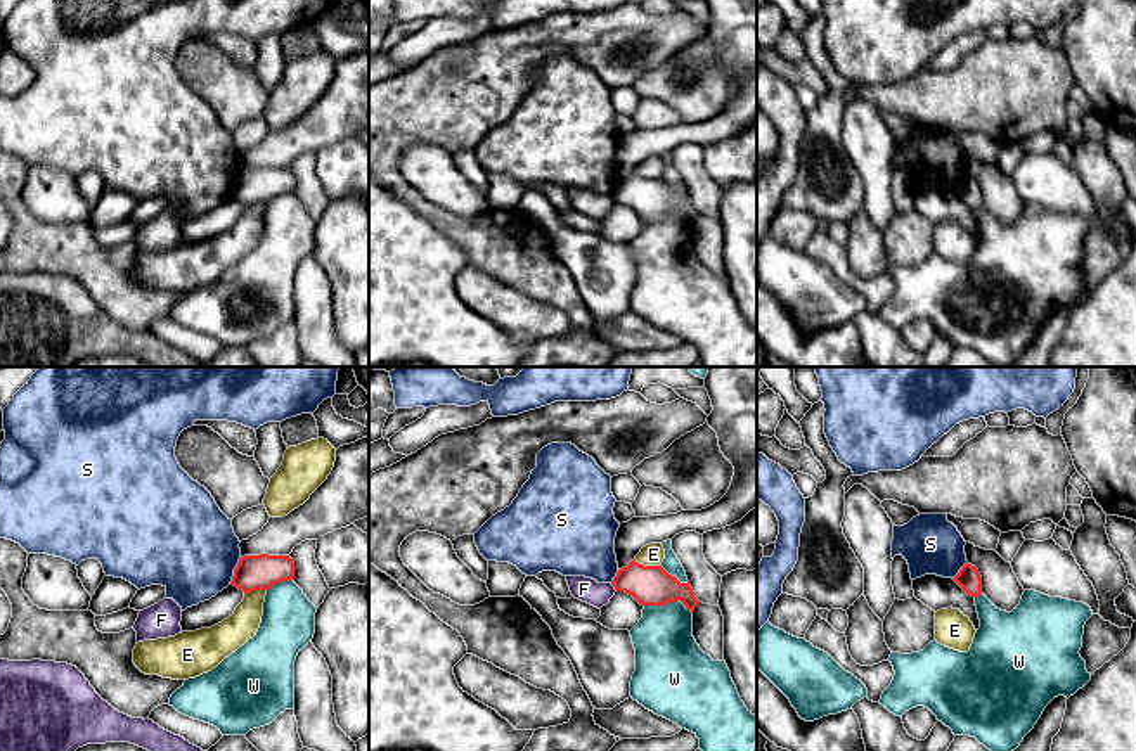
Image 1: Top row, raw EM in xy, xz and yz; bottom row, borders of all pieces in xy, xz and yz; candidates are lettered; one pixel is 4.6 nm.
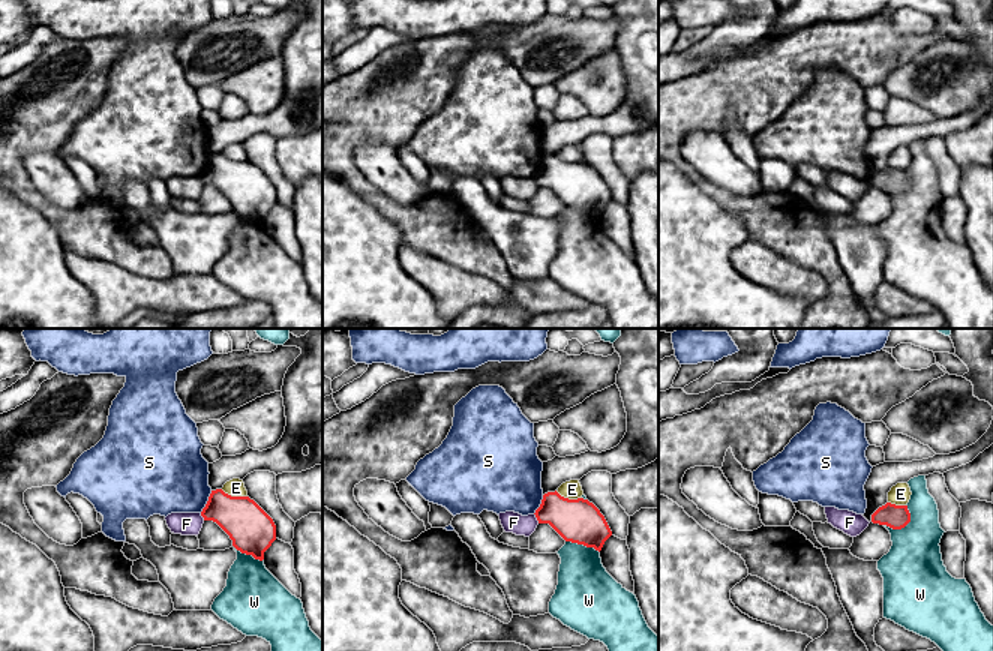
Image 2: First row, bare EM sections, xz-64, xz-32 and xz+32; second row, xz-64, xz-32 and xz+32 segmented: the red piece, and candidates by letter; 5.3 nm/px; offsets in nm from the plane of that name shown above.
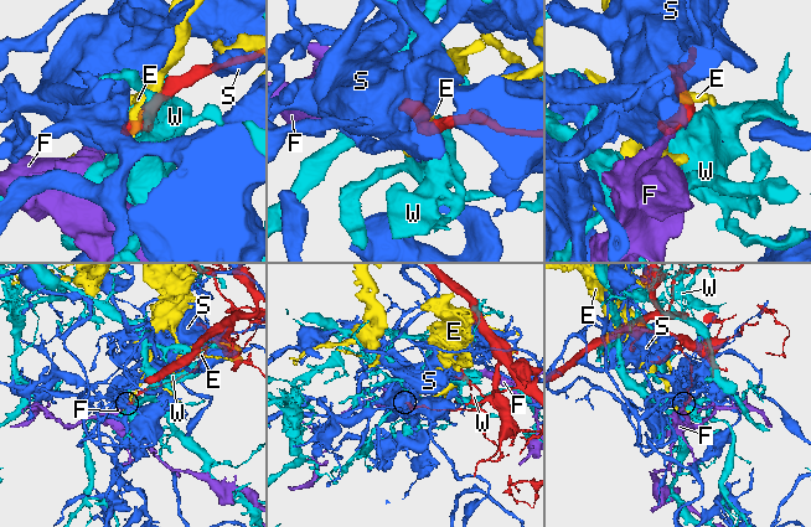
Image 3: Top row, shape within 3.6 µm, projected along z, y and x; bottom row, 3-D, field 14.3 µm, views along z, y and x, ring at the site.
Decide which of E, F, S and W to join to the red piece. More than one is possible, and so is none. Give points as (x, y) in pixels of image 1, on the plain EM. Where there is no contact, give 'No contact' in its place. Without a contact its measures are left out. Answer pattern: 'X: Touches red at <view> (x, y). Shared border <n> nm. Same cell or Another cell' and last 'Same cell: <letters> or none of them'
E: Touches red at xz (648, 179). Shared border 130 nm. Another cell
F: Touches red at xz (613, 198). Shared border 50 nm. Another cell
S: Touches red at xy (234, 184). Shared border 140 nm. Another cell
W: Touches red at xz (669, 213). Shared border 220 nm. Another cell
Same cell: none of them

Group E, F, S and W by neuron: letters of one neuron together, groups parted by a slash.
E / F / S / W

